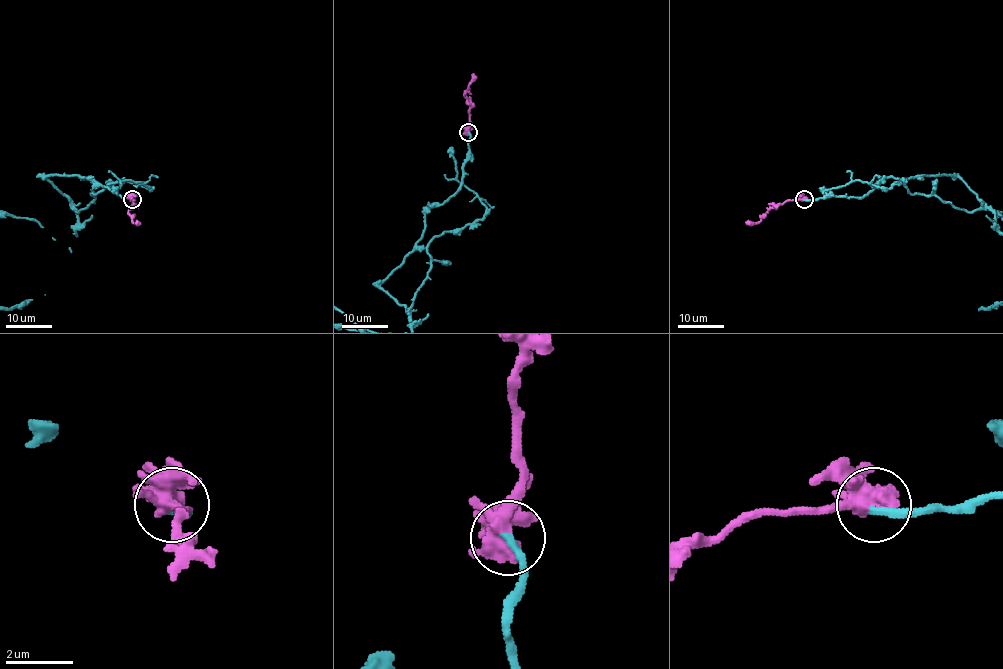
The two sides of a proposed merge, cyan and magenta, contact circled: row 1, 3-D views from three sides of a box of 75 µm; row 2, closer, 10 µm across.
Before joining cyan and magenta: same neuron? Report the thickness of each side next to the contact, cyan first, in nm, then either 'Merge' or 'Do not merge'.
Thickness 240 nm (cyan) against 480 nm. Merge

